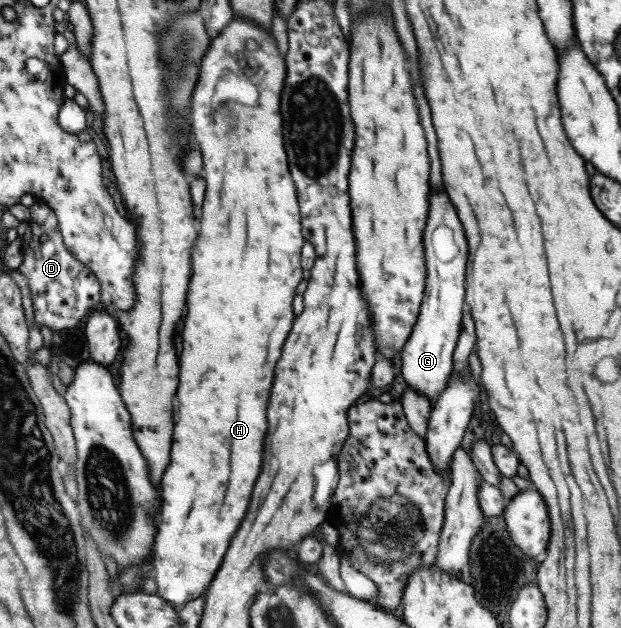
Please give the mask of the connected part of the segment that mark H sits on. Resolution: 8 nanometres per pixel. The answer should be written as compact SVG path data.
M232 17L231 21L221 30L221 33L211 39L209 48L202 54L197 82L194 84L188 104L188 120L193 140L197 142L201 153L203 180L205 181L204 195L201 205L201 216L197 219L198 235L190 251L190 278L186 288L186 310L182 318L182 330L179 334L181 354L179 354L179 384L177 384L177 418L173 426L169 464L159 483L161 490L161 514L157 521L155 544L152 548L152 576L157 585L157 596L171 603L175 609L181 605L205 594L213 575L221 565L221 559L227 551L232 536L235 535L240 522L245 517L247 506L253 491L253 482L261 470L263 441L268 424L265 420L268 396L272 387L273 368L279 358L285 337L291 330L293 313L291 300L294 290L301 282L300 250L304 238L300 231L300 214L296 199L295 185L291 182L288 171L288 160L285 156L284 139L282 138L281 113L279 112L280 92L284 85L286 67L285 61L279 55L274 38L270 31L257 27L255 23Z

